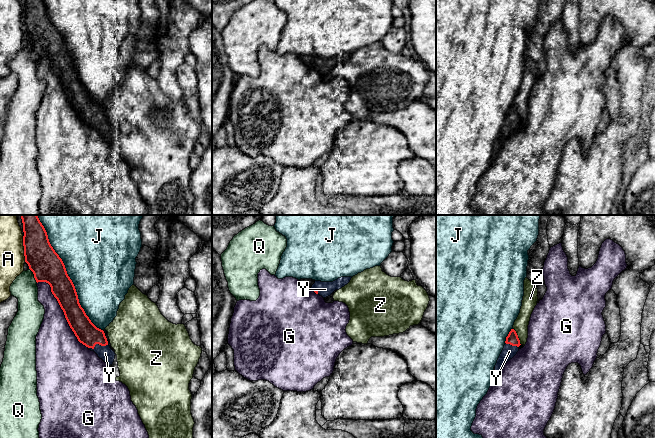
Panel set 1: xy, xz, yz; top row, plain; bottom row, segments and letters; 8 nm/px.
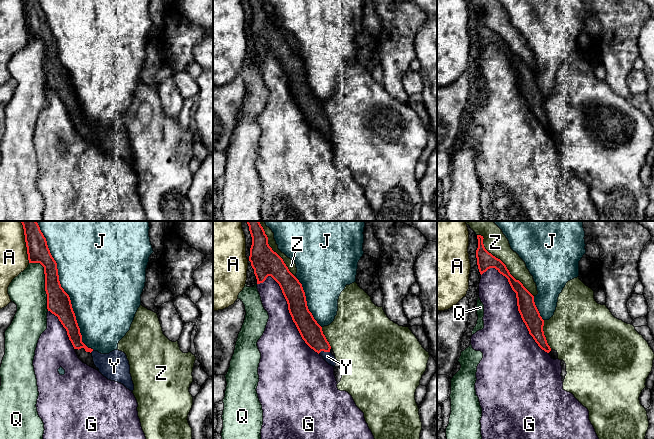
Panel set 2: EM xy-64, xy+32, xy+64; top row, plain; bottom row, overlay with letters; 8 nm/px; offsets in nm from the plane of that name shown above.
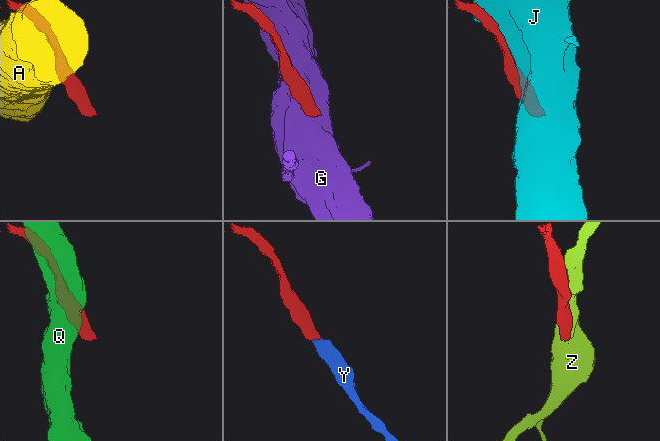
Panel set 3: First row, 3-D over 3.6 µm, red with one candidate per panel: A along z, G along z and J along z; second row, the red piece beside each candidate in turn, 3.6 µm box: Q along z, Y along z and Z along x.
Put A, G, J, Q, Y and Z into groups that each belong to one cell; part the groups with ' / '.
A / G / J / Q / Y / Z

